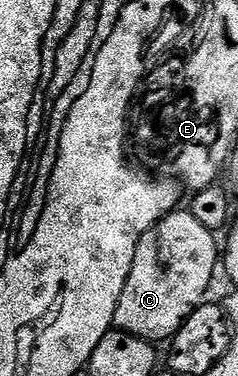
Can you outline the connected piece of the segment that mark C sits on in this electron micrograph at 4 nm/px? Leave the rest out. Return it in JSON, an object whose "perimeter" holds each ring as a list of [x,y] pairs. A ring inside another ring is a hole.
{"perimeter":[[[189,210],[170,212],[153,224],[135,246],[135,262],[131,262],[131,274],[127,274],[123,294],[119,294],[113,328],[150,342],[172,341],[187,317],[206,303],[213,275],[219,272],[217,239]]]}

